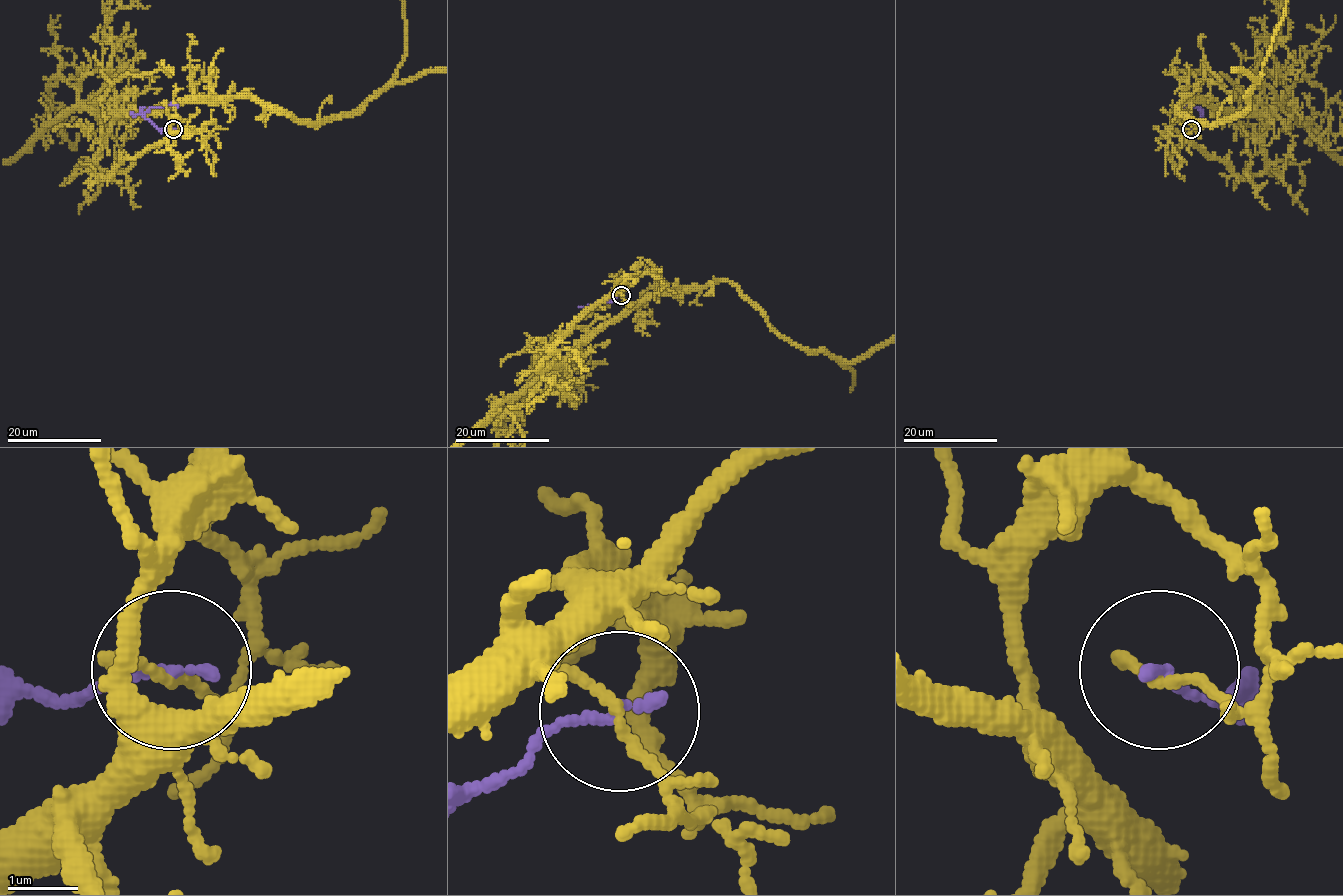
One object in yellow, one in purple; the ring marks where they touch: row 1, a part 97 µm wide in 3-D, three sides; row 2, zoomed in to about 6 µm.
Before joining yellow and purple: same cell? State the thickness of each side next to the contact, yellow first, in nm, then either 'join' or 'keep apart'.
180 nm thick on the yellow side, 150 nm on the other; keep apart

